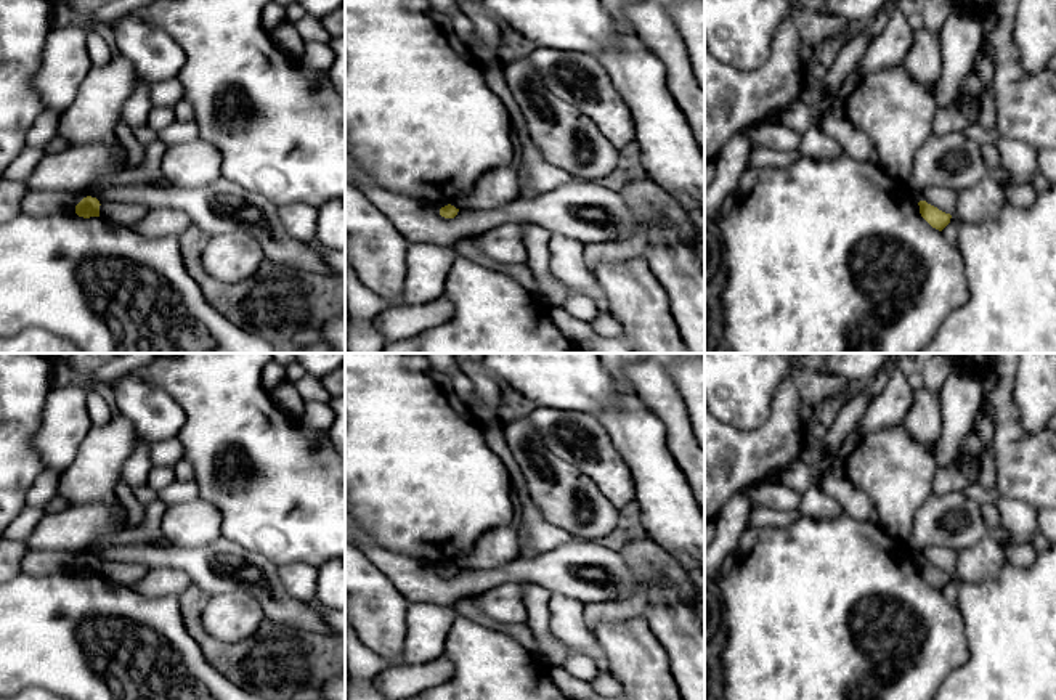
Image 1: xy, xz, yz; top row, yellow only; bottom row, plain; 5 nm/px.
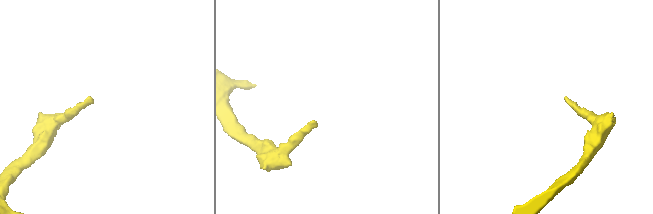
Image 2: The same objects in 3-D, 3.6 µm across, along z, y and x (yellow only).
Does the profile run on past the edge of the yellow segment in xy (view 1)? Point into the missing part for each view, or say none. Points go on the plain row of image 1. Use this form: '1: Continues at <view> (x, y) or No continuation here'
1: No continuation here

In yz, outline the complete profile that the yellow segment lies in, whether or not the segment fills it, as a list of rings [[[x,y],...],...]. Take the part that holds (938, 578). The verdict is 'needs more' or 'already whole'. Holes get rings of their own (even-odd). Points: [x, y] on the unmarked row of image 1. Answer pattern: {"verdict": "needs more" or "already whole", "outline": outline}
{"verdict": "already whole", "outline": [[[920,560],[920,573],[921,576],[936,589],[942,591],[948,583],[952,575],[939,570],[937,567],[928,564],[926,560]]]}

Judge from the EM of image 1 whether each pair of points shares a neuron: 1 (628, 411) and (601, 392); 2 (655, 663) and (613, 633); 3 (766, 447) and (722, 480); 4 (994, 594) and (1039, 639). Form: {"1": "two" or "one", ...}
{"1": "two", "2": "one", "3": "one", "4": "one"}

